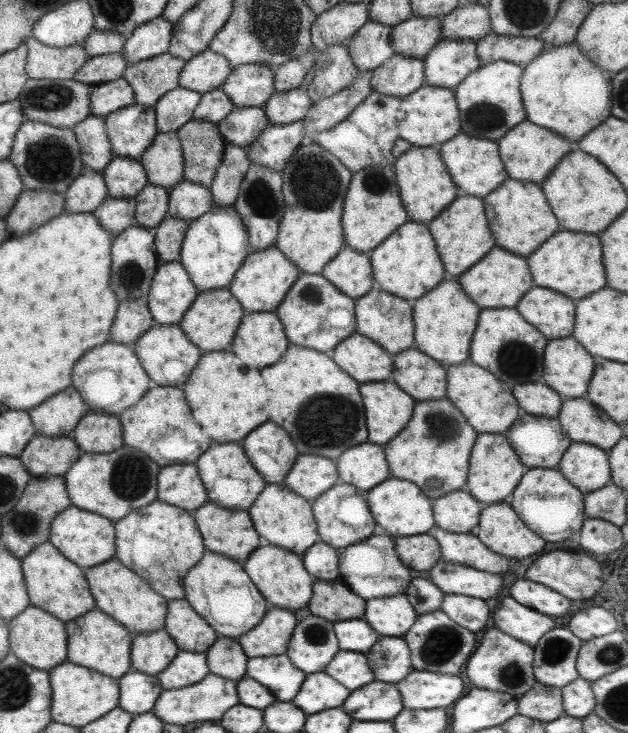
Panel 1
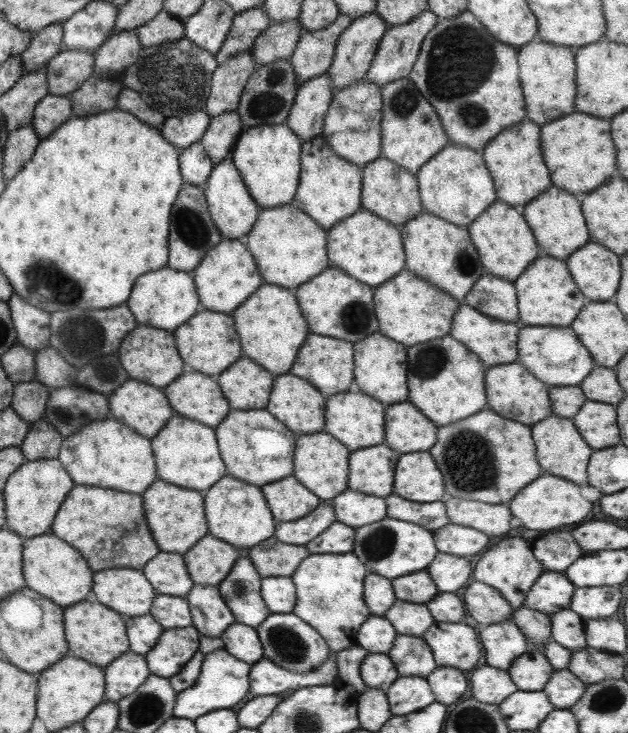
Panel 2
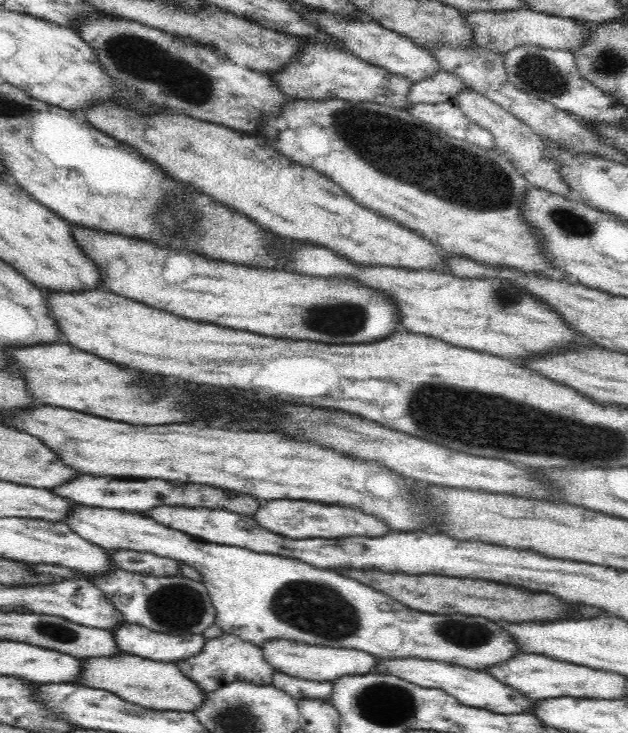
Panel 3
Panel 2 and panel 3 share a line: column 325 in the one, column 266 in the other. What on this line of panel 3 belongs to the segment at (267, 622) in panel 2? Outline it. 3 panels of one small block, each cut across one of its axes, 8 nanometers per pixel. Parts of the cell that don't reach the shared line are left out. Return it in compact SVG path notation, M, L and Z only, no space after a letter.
M272 640L262 646L264 657L270 666L290 676L311 681L335 681L336 677L347 674L364 674L373 672L375 657L360 650L351 648L332 648L312 646L289 640Z

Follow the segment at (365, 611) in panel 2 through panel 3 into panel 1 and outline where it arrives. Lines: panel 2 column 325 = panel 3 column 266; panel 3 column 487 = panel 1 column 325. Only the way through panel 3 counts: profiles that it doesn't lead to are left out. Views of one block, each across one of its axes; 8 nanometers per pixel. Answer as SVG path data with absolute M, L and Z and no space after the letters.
M307 616L295 625L284 653L297 670L313 674L324 671L337 651L332 622Z

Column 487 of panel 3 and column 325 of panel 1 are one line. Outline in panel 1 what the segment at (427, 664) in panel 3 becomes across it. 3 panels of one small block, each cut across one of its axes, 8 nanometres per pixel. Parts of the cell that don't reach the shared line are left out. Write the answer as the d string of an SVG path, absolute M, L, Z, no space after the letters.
M321 671L305 675L291 702L307 716L321 710L341 707L349 694L349 689Z

